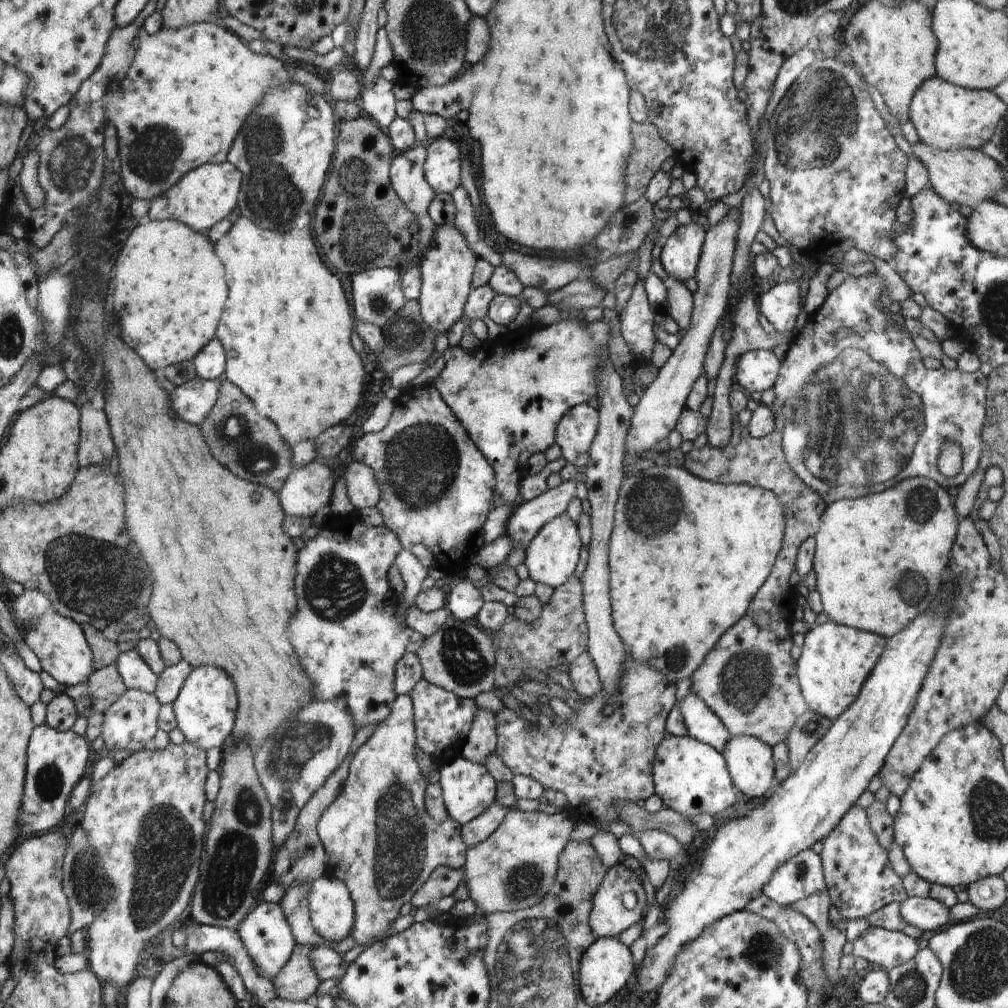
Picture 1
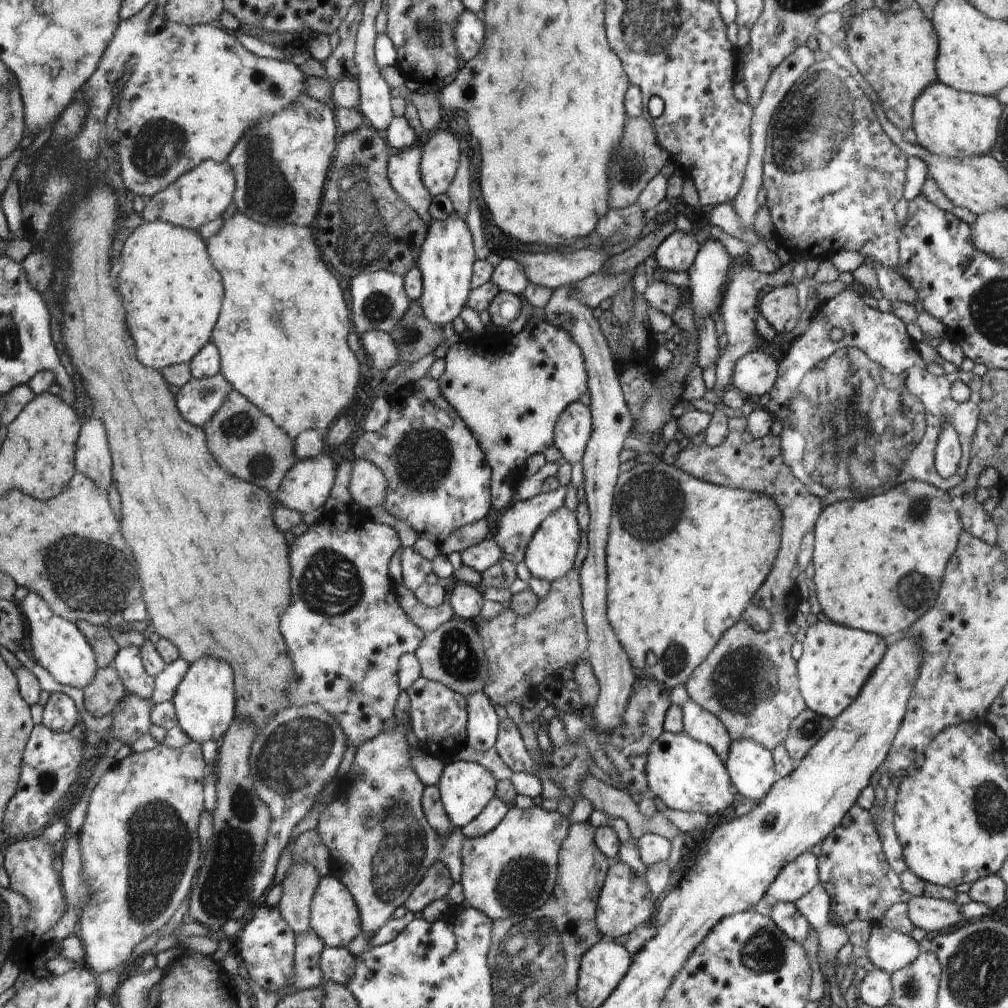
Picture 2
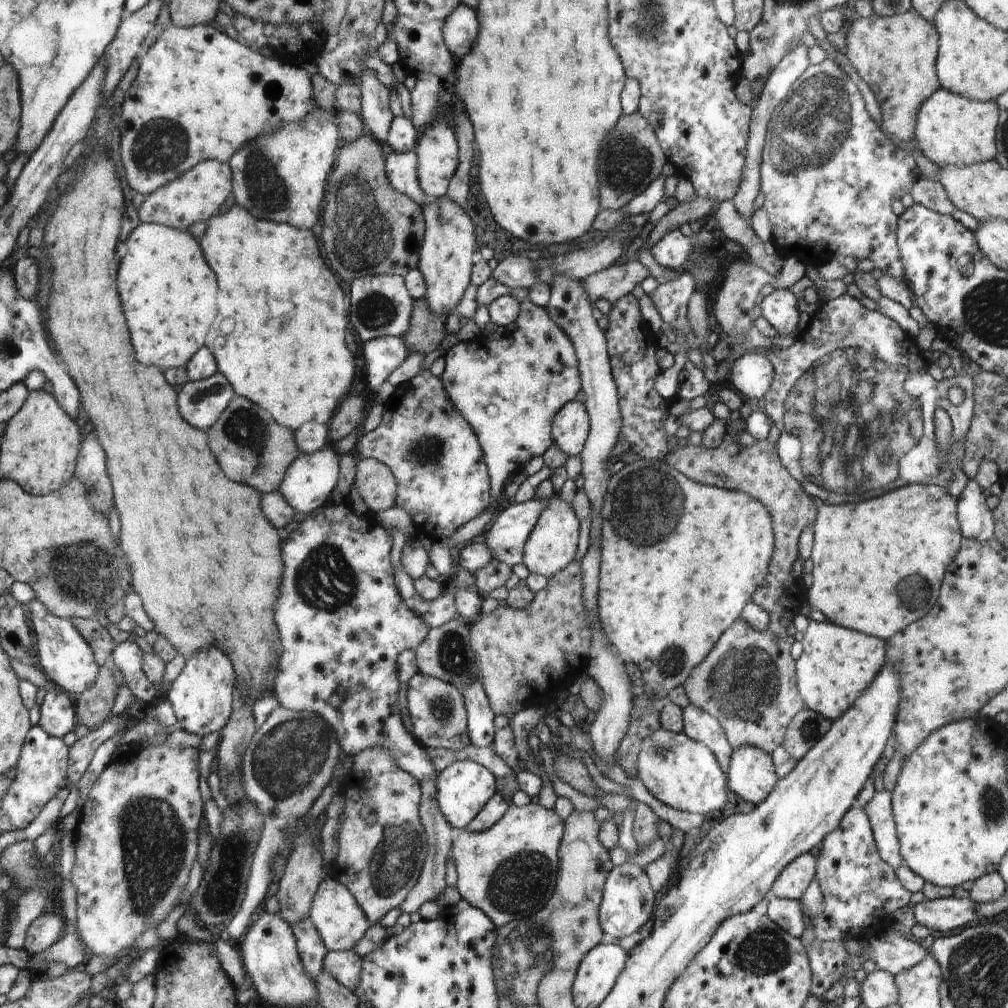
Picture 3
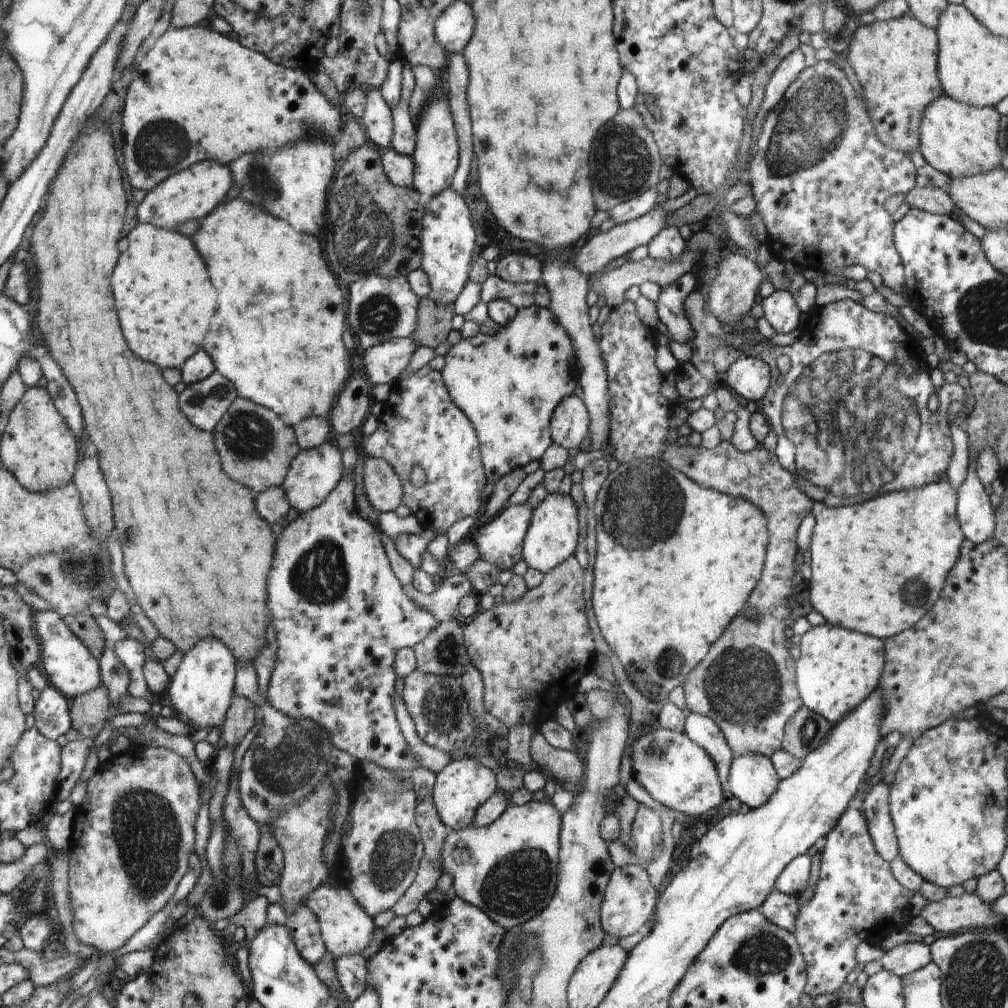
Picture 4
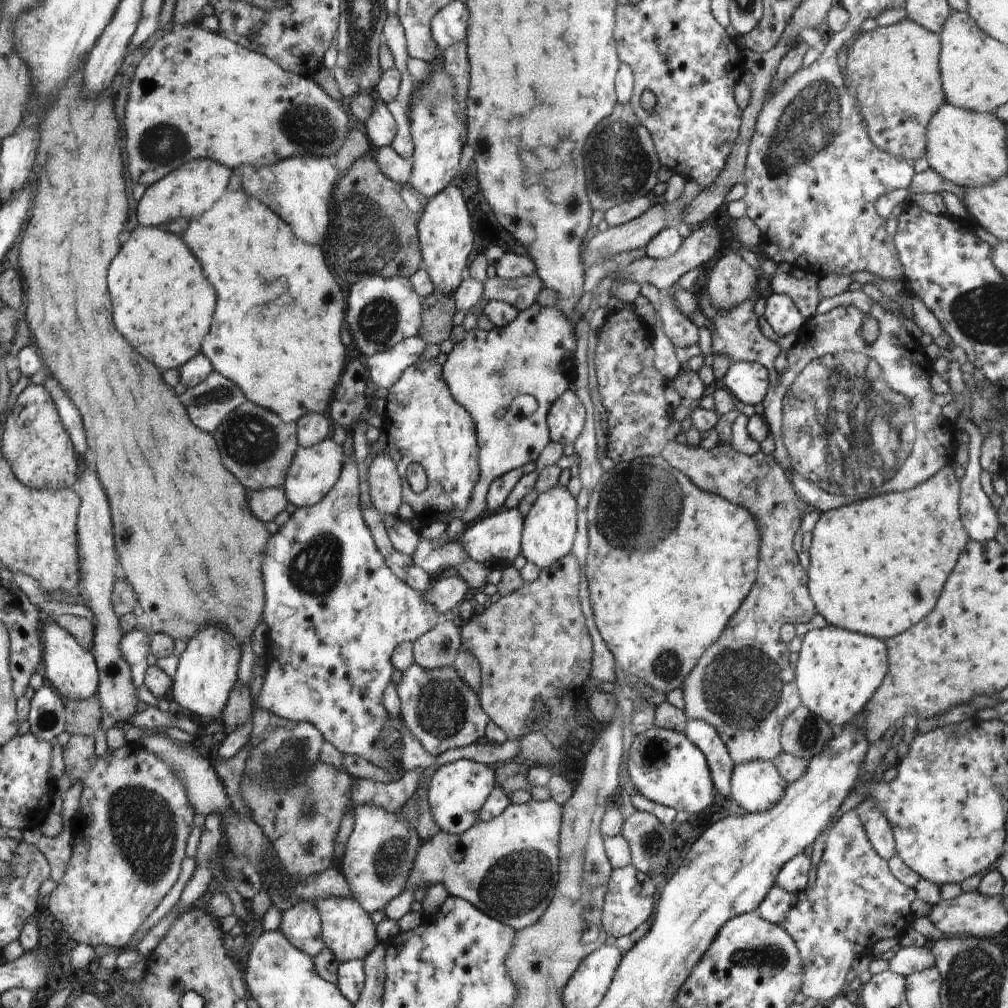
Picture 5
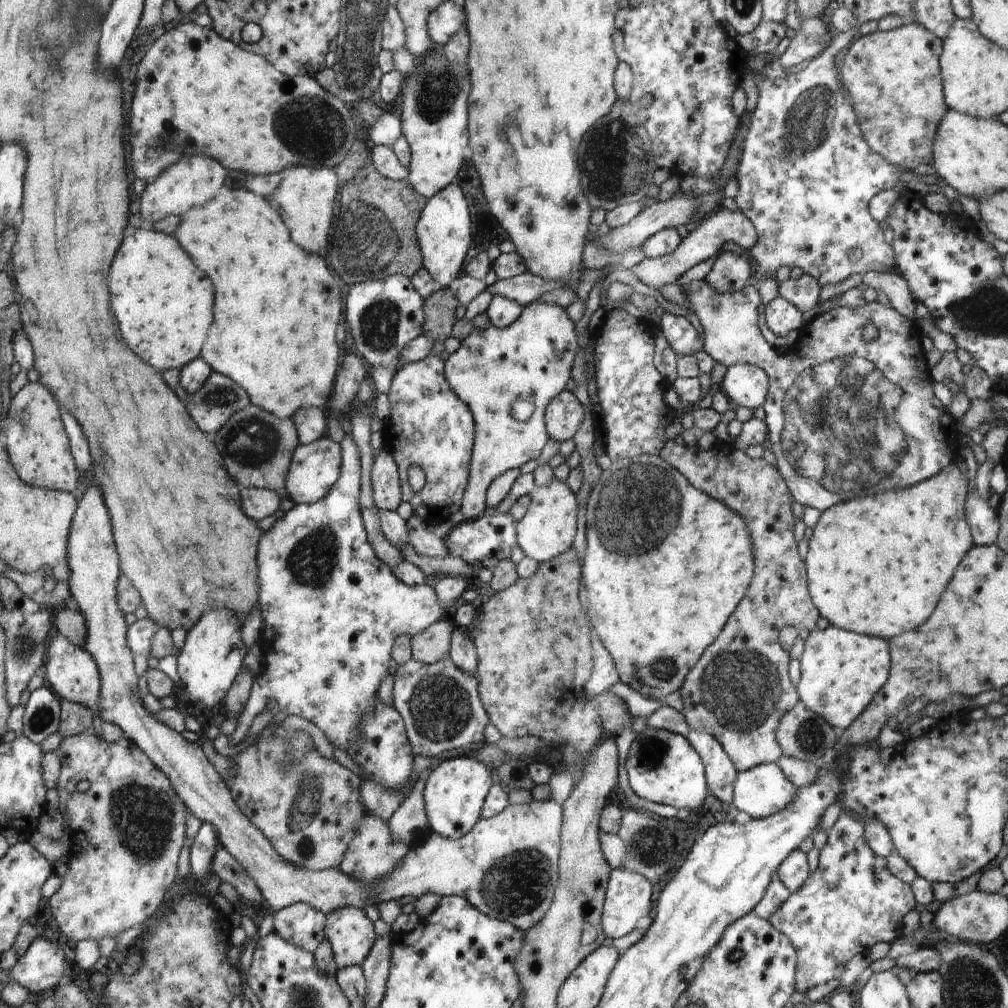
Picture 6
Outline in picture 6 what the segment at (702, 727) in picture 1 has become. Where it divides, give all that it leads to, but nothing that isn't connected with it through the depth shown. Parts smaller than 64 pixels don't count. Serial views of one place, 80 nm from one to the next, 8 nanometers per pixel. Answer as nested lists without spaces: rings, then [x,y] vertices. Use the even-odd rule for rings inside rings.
[[[690,729],[687,739],[703,759],[707,785],[716,800],[732,803],[734,781],[739,772],[723,746],[711,734],[702,731]]]

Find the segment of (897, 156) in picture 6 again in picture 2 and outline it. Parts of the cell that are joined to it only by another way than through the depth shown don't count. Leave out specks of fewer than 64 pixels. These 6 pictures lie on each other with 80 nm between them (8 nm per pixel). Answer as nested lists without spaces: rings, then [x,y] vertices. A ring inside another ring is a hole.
[[[918,5],[899,13],[889,13],[874,6],[869,10],[858,10],[846,31],[845,49],[878,95],[886,118],[902,132],[910,130],[916,97],[937,81],[935,60],[939,40],[931,19]]]

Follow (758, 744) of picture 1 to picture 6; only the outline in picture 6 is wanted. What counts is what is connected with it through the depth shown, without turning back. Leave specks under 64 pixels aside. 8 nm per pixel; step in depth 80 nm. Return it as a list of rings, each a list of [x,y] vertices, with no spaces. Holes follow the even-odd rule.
[[[776,763],[739,772],[734,781],[733,804],[752,819],[781,813],[797,797],[797,788]]]

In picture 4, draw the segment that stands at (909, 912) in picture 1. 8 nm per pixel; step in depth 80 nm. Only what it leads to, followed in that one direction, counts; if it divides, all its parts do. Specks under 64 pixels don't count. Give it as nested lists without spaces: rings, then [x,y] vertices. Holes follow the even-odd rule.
[[[965,892],[960,897],[946,896],[942,900],[928,903],[919,916],[936,931],[948,932],[948,934],[974,927],[978,929],[998,929],[998,924],[1006,917],[995,913],[991,904],[984,902],[976,893]]]

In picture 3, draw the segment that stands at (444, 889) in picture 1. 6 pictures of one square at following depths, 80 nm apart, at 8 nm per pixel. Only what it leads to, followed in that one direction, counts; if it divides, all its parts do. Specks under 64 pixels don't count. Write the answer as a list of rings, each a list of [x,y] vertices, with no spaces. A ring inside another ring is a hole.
[[[437,779],[420,782],[420,790],[421,799],[419,804],[419,819],[421,820],[425,830],[428,850],[416,884],[410,889],[410,892],[406,895],[404,902],[400,904],[402,914],[404,912],[408,912],[408,914],[416,912],[424,902],[428,902],[430,900],[436,901],[438,894],[440,894],[442,890],[444,892],[444,888],[447,886],[444,881],[447,850],[451,846],[455,835],[454,828],[452,828],[446,818],[444,818],[444,815],[437,803]]]

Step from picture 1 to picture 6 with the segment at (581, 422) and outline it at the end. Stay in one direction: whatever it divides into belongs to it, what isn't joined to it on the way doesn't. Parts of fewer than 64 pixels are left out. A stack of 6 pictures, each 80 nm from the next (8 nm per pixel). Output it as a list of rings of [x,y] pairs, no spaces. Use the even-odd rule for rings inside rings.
[[[571,391],[564,392],[552,408],[548,408],[547,432],[552,432],[552,438],[559,443],[574,438],[574,432],[578,430],[580,420],[584,420],[584,408],[576,400]]]

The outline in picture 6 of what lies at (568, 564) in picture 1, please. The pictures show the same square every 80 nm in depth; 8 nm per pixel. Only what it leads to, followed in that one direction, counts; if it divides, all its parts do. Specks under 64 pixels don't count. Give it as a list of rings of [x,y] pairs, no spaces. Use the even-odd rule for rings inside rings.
[[[554,477],[550,484],[535,487],[524,516],[516,523],[517,545],[525,556],[540,563],[558,558],[572,546],[576,534],[576,502],[575,493],[564,481]]]

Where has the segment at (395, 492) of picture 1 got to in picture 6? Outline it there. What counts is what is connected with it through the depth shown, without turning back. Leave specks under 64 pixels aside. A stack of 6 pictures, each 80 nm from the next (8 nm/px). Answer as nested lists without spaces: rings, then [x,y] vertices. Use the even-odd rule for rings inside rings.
[[[428,355],[419,361],[406,362],[393,374],[387,394],[390,403],[390,416],[383,430],[383,450],[391,453],[396,461],[401,486],[401,497],[413,508],[413,514],[419,516],[427,525],[439,525],[450,519],[454,512],[462,507],[464,489],[468,480],[468,471],[475,437],[474,419],[471,410],[456,396],[448,380],[444,380],[444,362],[438,355]],[[417,466],[424,471],[426,484],[414,492],[409,485],[407,470]]]

